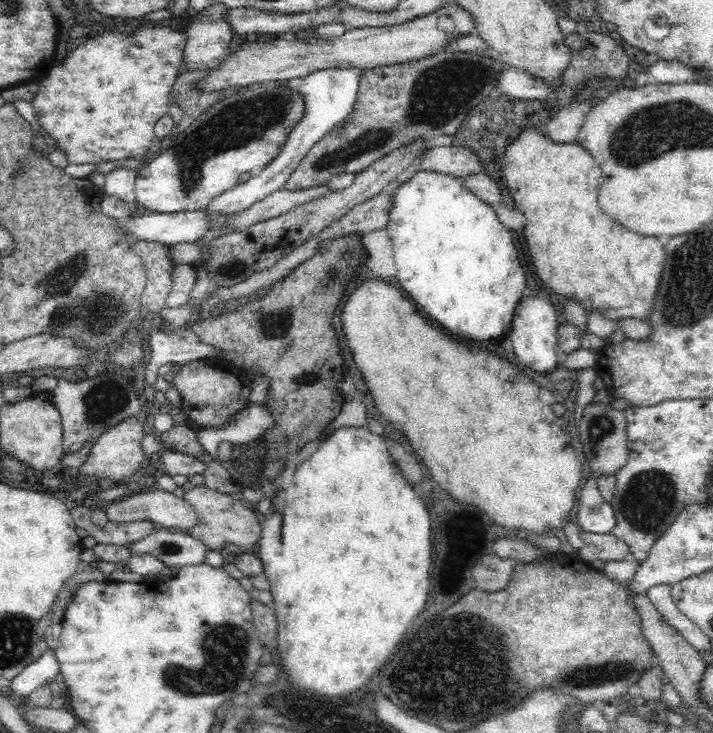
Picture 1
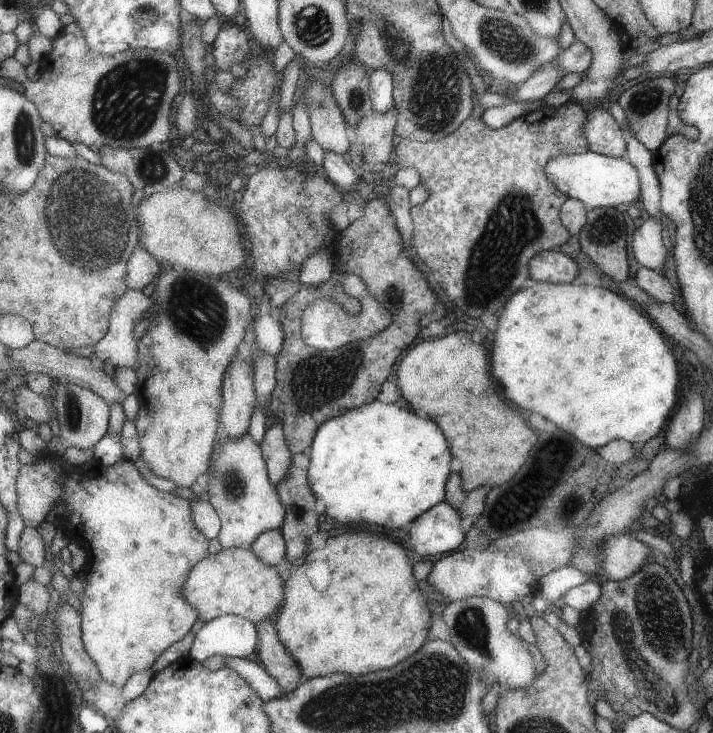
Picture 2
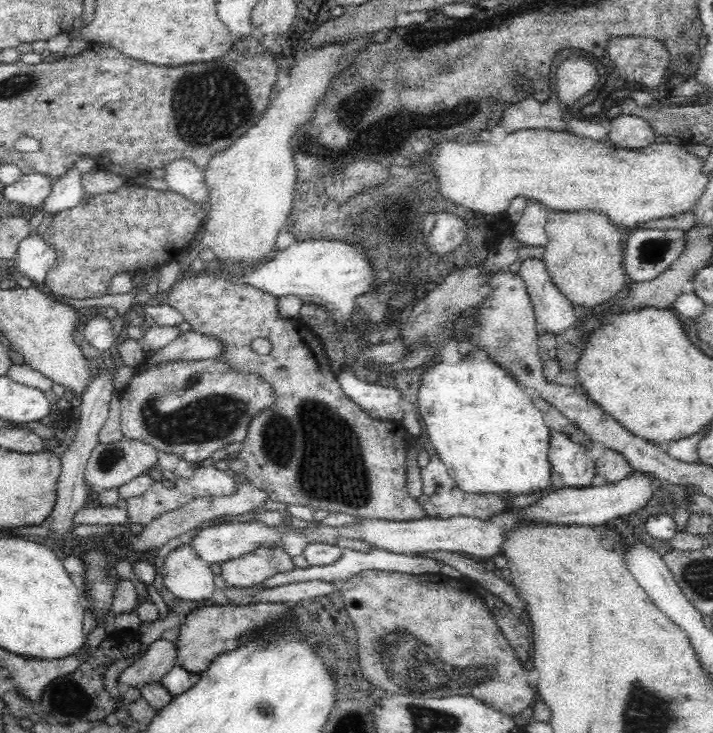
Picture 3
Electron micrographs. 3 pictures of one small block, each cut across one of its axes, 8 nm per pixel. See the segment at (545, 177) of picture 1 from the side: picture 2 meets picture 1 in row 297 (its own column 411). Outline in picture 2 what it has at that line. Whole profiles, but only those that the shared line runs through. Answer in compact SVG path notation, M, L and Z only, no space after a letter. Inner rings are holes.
M345 532L328 537L323 548L310 551L296 563L296 569L282 585L283 604L272 618L273 623L281 644L307 679L333 673L359 676L391 669L426 642L431 622L426 595L417 588L405 550L381 536Z

